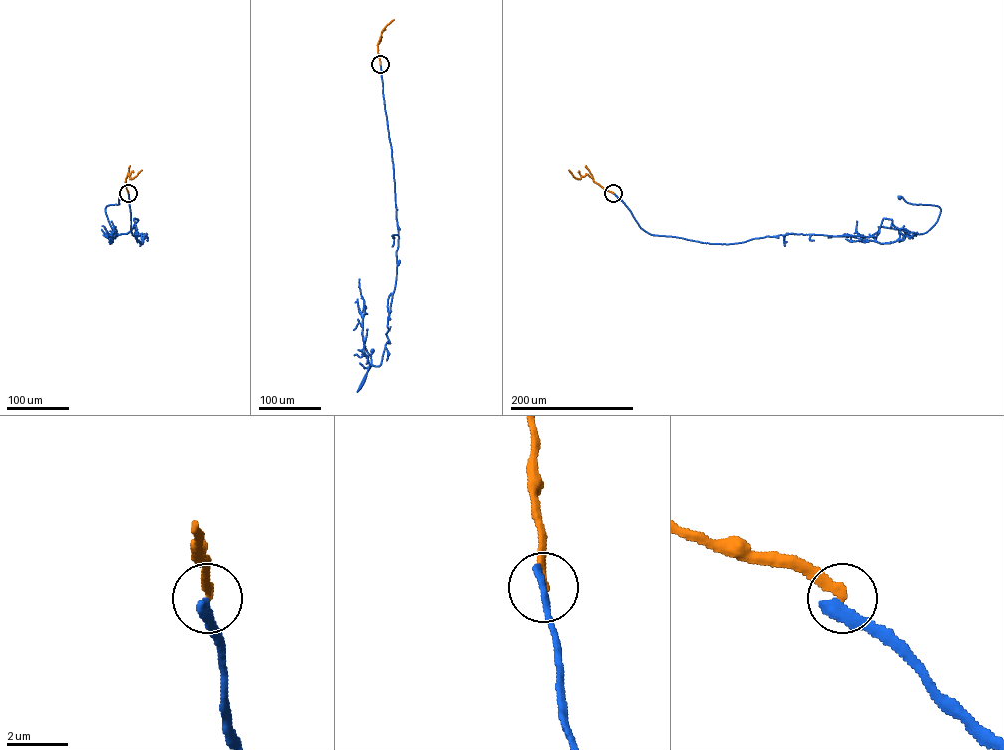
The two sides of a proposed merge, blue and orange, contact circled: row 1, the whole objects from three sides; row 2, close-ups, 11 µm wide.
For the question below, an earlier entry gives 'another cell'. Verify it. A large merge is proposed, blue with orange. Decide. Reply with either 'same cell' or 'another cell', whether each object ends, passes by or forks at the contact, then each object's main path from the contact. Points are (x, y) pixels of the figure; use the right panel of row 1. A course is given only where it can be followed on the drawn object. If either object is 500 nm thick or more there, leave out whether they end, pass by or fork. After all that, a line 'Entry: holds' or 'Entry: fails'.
another cell; blue ends; orange ends; course blue (613, 193), (648, 233), (712, 244), (876, 236), (884, 218), (919, 234), (936, 222), (939, 207), (899, 197); course orange (613, 193), (587, 174), (578, 179), (569, 170)
Entry: holds

